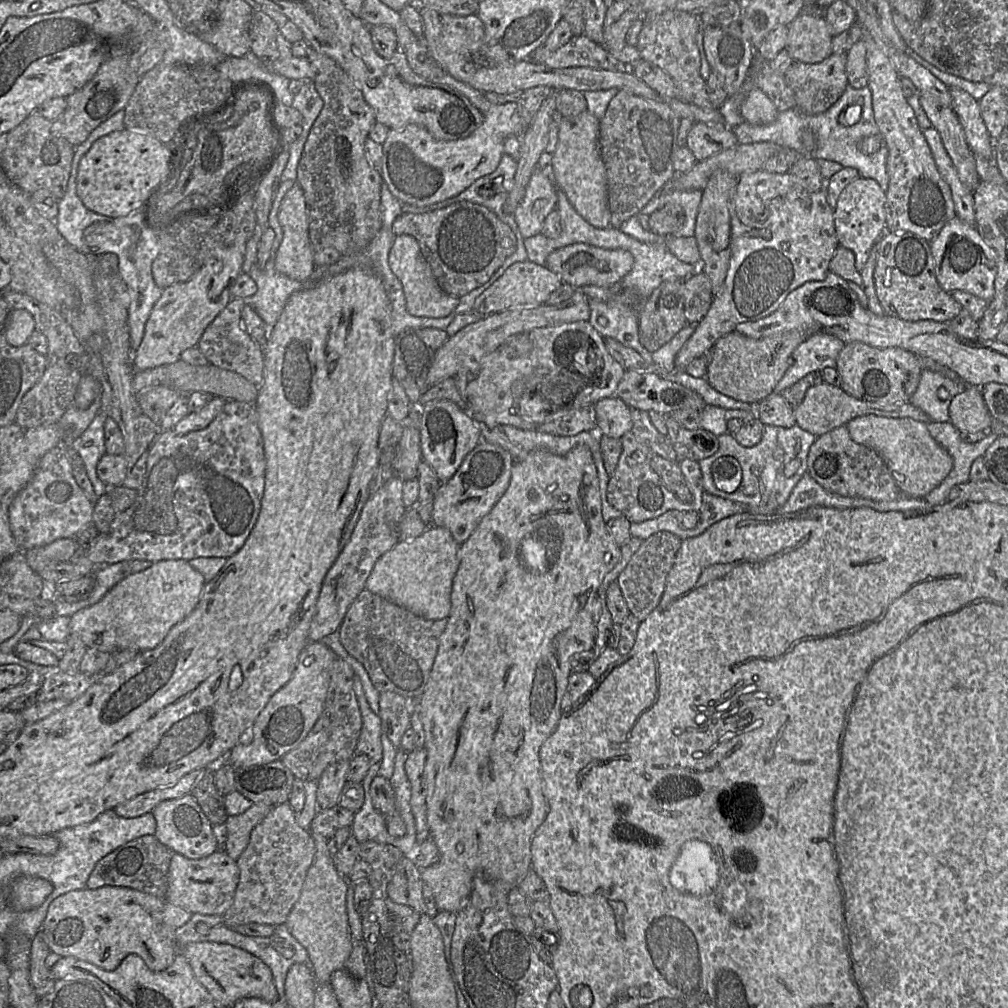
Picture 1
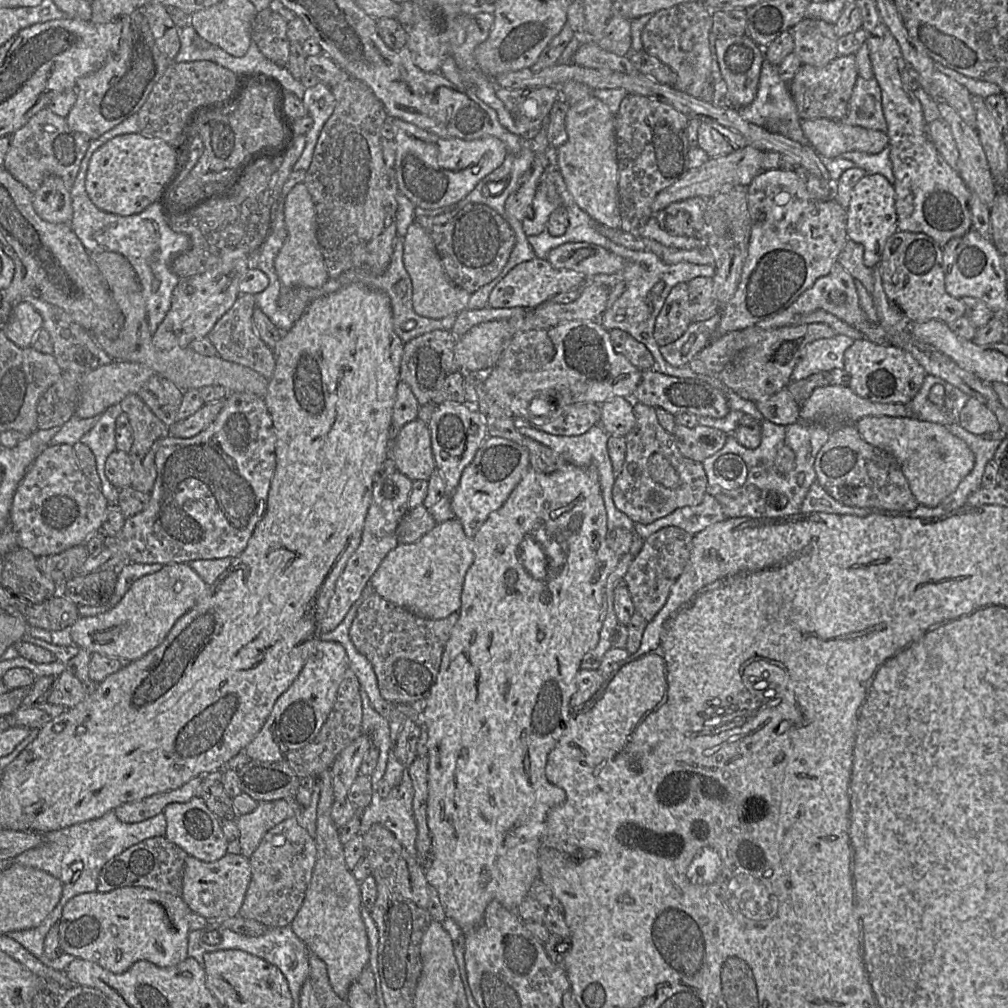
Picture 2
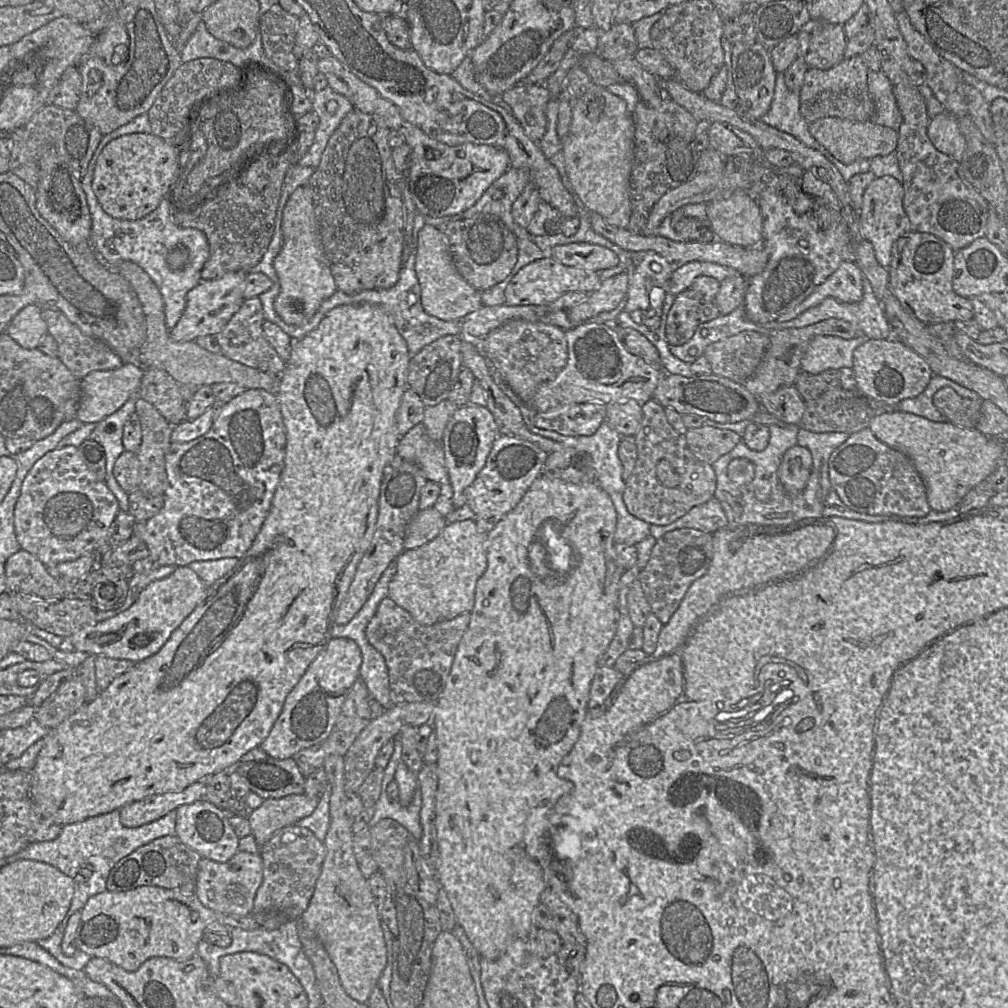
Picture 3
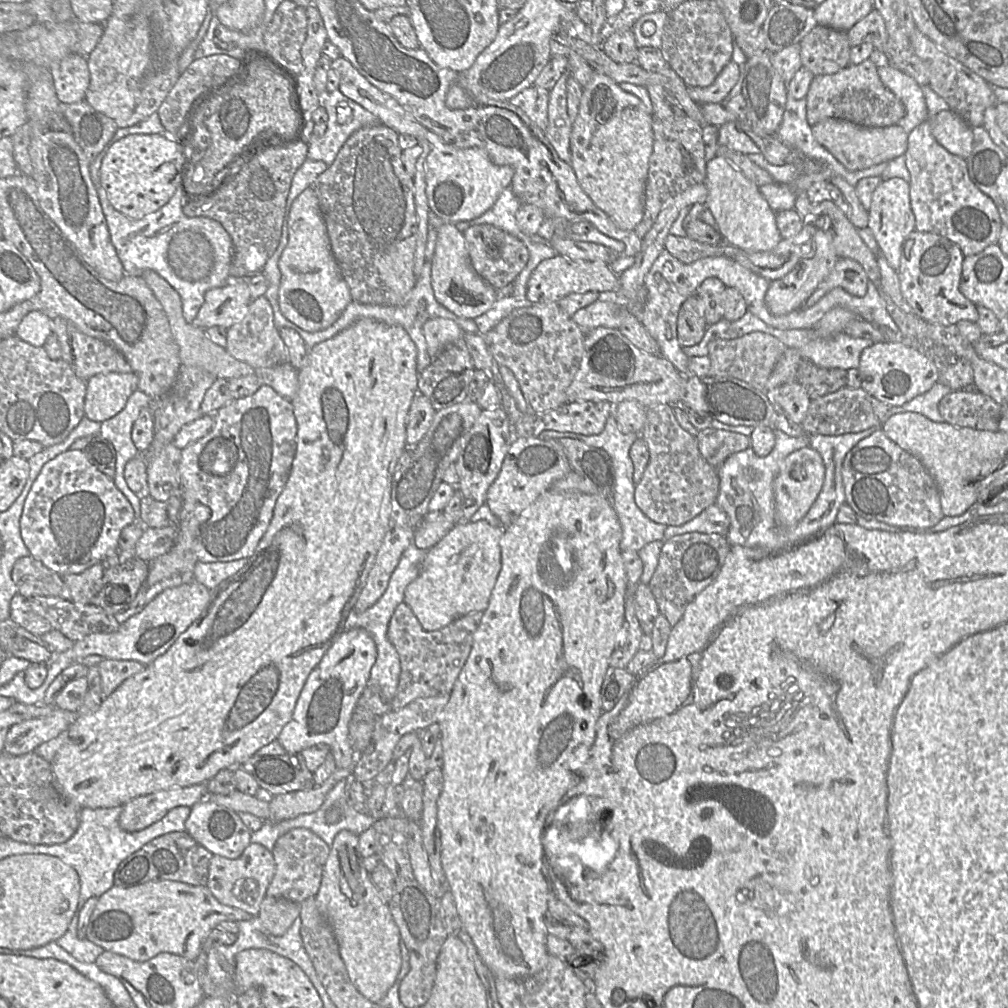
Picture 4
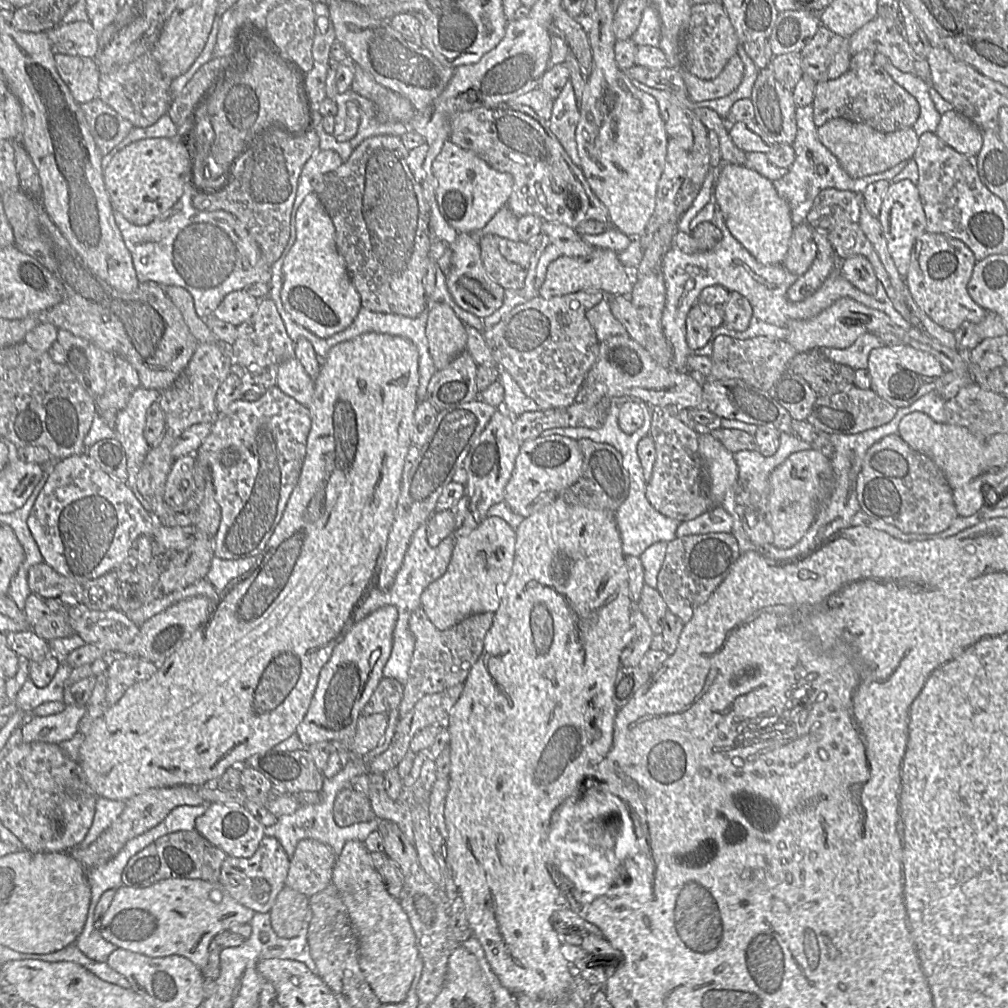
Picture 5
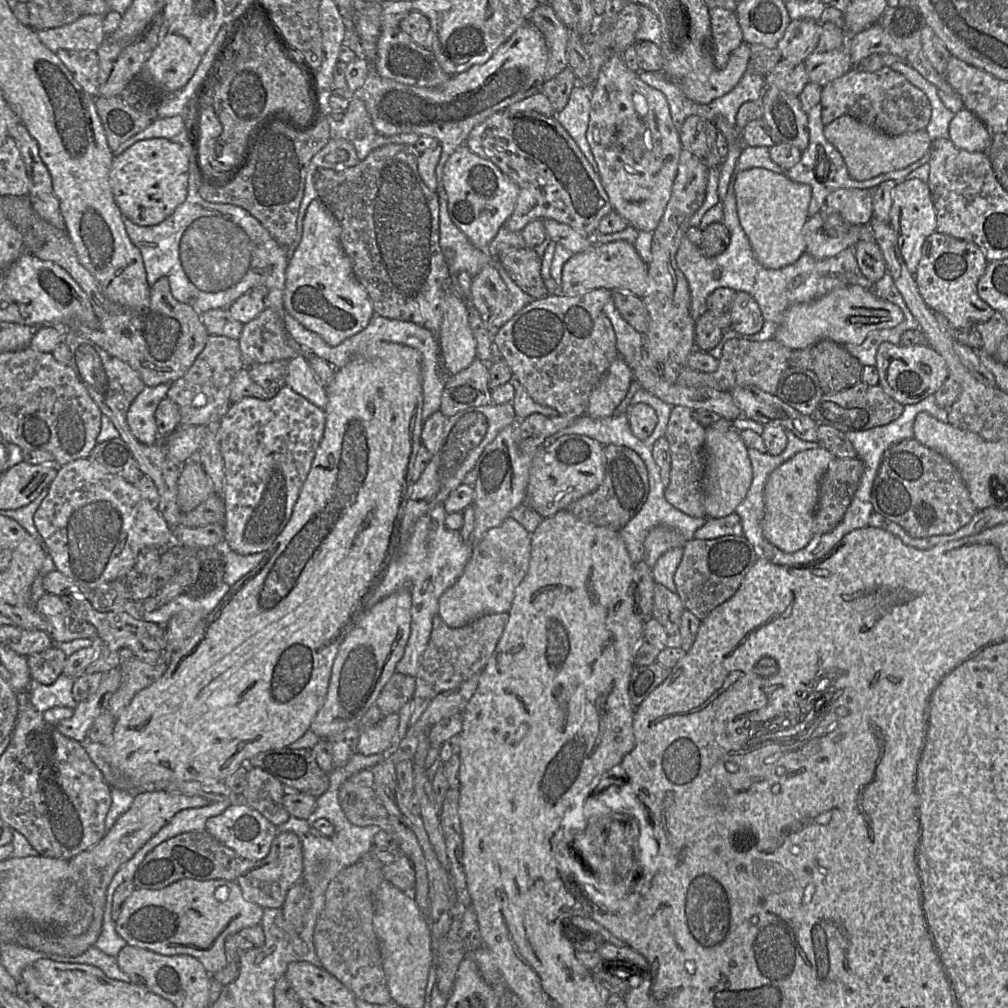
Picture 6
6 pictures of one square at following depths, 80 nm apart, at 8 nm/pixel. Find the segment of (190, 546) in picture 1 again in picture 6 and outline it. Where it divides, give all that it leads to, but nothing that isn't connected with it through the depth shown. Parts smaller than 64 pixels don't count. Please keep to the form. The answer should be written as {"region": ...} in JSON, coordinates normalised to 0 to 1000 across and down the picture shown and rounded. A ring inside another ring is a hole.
{"region":[[[279,384],[268,396],[241,395],[230,400],[218,416],[218,446],[222,457],[223,539],[238,550],[266,546],[287,518],[299,484],[309,465],[322,426],[322,409],[288,384]]]}

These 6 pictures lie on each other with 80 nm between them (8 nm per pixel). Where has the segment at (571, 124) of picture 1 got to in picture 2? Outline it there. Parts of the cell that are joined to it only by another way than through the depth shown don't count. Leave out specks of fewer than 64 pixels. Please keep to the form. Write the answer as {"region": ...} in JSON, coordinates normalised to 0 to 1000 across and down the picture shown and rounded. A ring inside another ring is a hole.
{"region":[[[585,93],[566,105],[561,117],[563,139],[553,148],[555,169],[569,199],[593,223],[615,226],[613,203],[613,163],[609,113],[595,98]]]}

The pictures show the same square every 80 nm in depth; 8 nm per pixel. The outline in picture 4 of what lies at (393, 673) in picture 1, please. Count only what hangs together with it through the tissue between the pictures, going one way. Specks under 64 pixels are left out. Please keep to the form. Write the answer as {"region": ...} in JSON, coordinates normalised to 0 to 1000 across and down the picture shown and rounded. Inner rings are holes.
{"region":[[[402,597],[393,602],[384,624],[384,632],[393,644],[398,659],[394,686],[388,695],[390,703],[402,701],[415,692],[446,688],[465,652],[469,630],[477,618],[478,610],[478,606],[468,607],[437,625],[425,626]]]}

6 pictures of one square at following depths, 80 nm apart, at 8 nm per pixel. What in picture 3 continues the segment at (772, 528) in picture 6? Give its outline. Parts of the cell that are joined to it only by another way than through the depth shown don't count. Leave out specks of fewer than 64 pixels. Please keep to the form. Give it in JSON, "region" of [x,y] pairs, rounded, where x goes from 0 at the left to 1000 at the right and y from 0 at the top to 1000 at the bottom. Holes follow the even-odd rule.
{"region":[[[793,441],[783,444],[777,451],[772,465],[772,473],[778,485],[784,490],[792,490],[799,484],[806,463],[805,448]]]}

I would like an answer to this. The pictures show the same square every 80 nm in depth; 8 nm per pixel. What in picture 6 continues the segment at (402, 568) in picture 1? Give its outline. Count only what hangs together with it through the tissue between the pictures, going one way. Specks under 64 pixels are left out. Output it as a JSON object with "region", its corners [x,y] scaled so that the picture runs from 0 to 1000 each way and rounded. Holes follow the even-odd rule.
{"region":[[[507,513],[469,539],[467,552],[458,570],[436,593],[435,611],[447,623],[459,622],[490,608],[505,607],[512,582],[525,564],[527,529]]]}

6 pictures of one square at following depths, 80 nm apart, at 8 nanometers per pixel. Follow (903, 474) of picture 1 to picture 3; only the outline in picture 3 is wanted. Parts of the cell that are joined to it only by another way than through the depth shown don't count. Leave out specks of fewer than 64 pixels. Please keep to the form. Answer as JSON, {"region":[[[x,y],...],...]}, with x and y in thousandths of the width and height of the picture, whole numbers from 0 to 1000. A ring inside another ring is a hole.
{"region":[[[899,409],[871,411],[861,425],[874,438],[904,455],[918,480],[924,505],[933,508],[947,503],[960,488],[983,471],[995,457],[997,449],[997,438],[969,426],[953,425],[942,419],[926,419]]]}

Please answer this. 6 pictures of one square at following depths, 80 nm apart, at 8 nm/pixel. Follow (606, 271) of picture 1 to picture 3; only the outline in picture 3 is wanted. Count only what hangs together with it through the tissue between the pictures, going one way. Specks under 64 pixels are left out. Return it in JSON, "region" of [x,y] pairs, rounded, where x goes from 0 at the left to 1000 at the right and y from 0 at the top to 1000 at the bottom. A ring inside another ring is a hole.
{"region":[[[586,241],[552,243],[547,247],[546,255],[561,264],[574,265],[590,270],[615,262],[613,254],[607,248]]]}

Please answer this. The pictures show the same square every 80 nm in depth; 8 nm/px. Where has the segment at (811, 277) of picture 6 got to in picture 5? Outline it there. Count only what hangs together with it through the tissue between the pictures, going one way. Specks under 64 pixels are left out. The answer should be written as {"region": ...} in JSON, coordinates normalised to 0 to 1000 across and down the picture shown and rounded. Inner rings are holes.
{"region":[[[710,204],[705,218],[711,224],[717,236],[712,245],[704,249],[693,249],[681,252],[671,244],[667,244],[657,255],[654,269],[661,284],[661,300],[657,312],[659,331],[668,346],[668,361],[671,367],[682,368],[682,355],[685,346],[681,339],[681,315],[698,286],[714,282],[724,290],[730,289],[740,295],[745,302],[747,313],[751,316],[773,324],[781,324],[788,317],[800,317],[811,313],[834,296],[844,296],[862,306],[872,308],[882,313],[893,325],[906,324],[887,307],[881,295],[878,299],[869,297],[867,292],[860,292],[847,285],[830,267],[804,294],[794,300],[786,300],[781,296],[781,289],[793,274],[783,270],[777,263],[759,263],[753,260],[722,228],[716,210]],[[860,329],[850,335],[841,345],[813,345],[814,349],[826,359],[840,362],[847,367],[859,366],[863,349],[867,345],[877,343],[873,335]]]}

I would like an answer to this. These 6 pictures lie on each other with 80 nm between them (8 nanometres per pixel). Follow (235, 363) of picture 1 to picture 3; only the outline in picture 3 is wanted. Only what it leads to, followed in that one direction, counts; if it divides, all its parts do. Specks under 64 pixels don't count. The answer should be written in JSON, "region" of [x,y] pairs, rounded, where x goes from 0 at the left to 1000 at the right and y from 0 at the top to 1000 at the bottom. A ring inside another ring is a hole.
{"region":[[[257,295],[242,298],[237,308],[229,314],[222,325],[214,331],[218,350],[223,354],[268,371],[279,371],[283,358],[275,351],[261,329],[263,313]]]}

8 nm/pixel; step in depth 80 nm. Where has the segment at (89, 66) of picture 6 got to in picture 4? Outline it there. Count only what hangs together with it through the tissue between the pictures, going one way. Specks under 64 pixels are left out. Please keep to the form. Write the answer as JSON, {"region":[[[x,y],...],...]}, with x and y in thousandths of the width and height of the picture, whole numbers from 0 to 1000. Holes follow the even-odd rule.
{"region":[[[68,54],[52,63],[50,68],[57,97],[62,103],[70,104],[83,100],[89,81],[85,57]]]}

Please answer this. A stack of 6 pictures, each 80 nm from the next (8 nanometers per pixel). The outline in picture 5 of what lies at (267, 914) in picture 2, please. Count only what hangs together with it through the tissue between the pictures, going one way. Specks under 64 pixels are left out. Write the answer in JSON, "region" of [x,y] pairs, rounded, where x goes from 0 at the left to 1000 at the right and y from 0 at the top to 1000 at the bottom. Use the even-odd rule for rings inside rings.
{"region":[[[300,832],[288,850],[284,880],[308,890],[328,876],[333,849],[329,842],[314,833]]]}

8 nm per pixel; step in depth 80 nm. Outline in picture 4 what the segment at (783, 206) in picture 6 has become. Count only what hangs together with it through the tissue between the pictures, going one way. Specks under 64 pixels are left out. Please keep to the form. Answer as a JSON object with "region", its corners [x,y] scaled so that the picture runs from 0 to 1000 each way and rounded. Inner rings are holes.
{"region":[[[714,152],[700,162],[702,188],[699,205],[706,211],[711,229],[719,241],[744,250],[765,249],[776,238],[770,222],[770,209],[754,190],[754,185],[738,173]]]}

